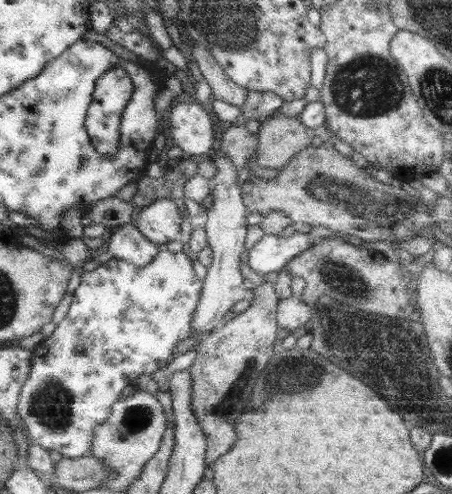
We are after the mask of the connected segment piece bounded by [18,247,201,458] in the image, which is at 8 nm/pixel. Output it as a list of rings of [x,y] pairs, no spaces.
[[[162,247],[160,253],[147,266],[137,266],[133,263],[112,257],[110,260],[104,260],[97,265],[83,269],[81,273],[81,282],[74,290],[72,302],[66,317],[57,324],[51,335],[41,342],[41,345],[33,352],[31,377],[25,381],[21,398],[18,404],[18,414],[23,420],[28,431],[28,436],[35,443],[42,446],[46,450],[56,450],[63,457],[81,458],[91,454],[93,448],[94,434],[96,428],[101,426],[111,415],[112,406],[121,400],[123,388],[131,386],[135,380],[141,375],[155,374],[157,370],[165,368],[169,362],[173,362],[173,348],[175,344],[179,344],[181,340],[189,338],[193,330],[192,324],[196,317],[197,301],[200,300],[201,282],[197,280],[197,272],[193,268],[191,256],[187,256],[182,251],[169,252]]]

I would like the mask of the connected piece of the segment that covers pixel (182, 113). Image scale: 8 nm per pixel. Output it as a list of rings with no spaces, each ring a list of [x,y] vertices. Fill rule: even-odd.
[[[201,102],[178,103],[170,110],[171,135],[185,156],[201,159],[213,155],[213,146],[217,146],[217,122],[213,122],[211,112],[210,105],[202,105]]]

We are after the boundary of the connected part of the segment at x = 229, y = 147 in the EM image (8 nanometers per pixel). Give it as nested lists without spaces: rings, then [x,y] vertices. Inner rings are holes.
[[[242,123],[229,126],[221,136],[219,153],[231,162],[235,172],[247,164],[247,159],[255,154],[256,149],[257,139],[245,130]]]

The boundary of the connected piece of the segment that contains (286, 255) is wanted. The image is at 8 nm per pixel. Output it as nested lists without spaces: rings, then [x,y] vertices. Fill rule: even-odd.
[[[295,233],[293,236],[264,234],[248,250],[247,263],[259,275],[278,272],[294,256],[307,250],[312,244],[308,235]]]

